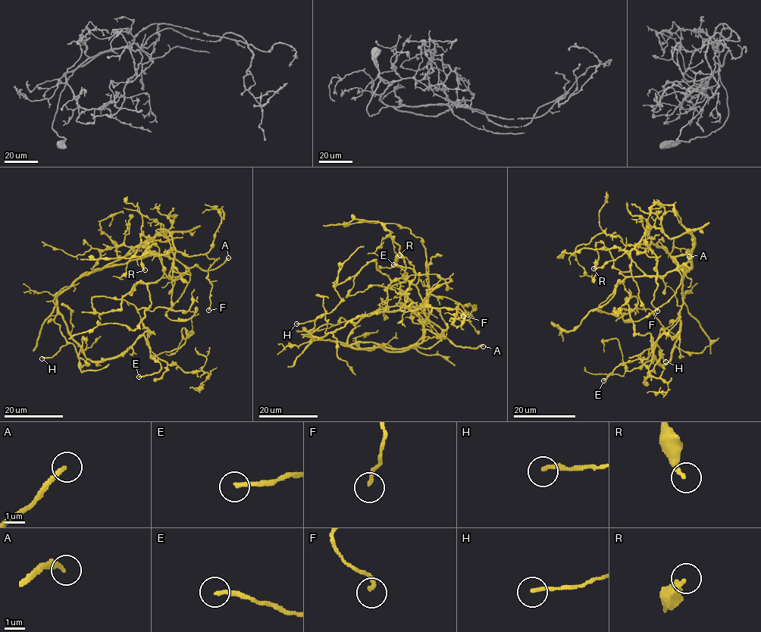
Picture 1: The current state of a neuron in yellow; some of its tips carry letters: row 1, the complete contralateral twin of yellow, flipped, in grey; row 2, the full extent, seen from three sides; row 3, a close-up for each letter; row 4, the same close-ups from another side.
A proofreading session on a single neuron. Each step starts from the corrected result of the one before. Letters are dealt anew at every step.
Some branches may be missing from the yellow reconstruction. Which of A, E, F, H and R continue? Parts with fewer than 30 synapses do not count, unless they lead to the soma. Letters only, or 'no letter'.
A, E

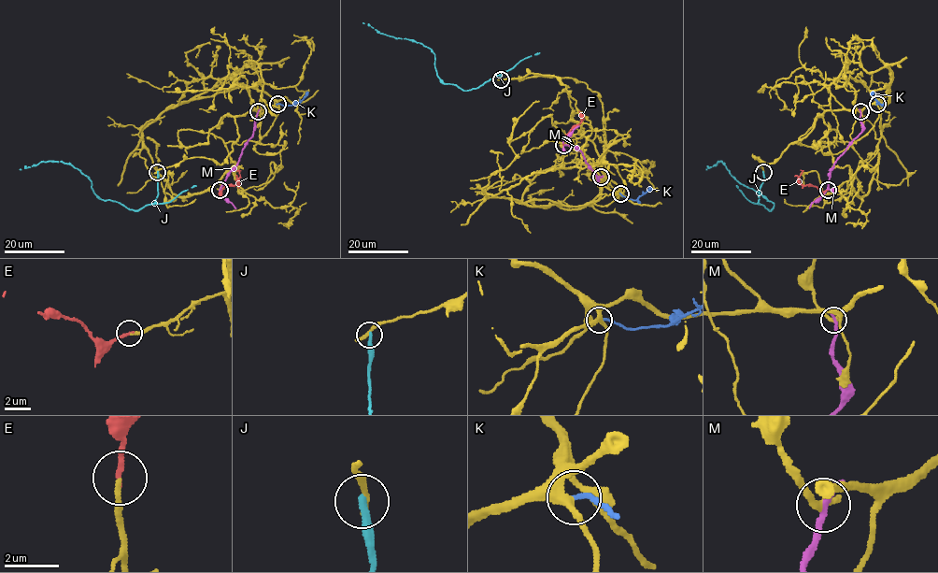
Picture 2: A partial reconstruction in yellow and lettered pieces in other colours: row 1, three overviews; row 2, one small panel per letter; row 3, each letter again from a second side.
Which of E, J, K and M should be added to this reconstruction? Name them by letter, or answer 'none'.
E

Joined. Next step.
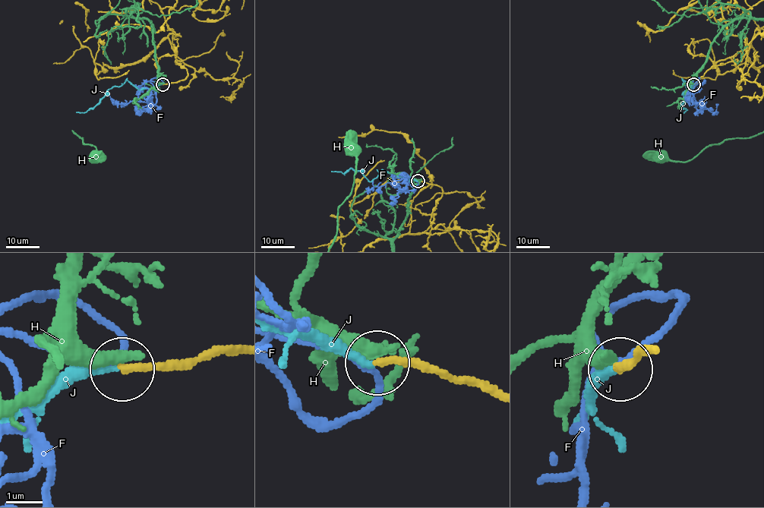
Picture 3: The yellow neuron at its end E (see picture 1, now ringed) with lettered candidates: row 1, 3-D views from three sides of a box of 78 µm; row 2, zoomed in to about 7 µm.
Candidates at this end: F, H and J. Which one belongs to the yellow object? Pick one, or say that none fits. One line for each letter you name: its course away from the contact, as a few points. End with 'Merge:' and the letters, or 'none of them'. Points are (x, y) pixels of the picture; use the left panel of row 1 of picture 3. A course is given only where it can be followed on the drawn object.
J: Its course: (162, 84), (139, 89), (127, 80), (121, 86), (115, 86), (106, 92), (88, 110), (76, 112)
Merge: J

